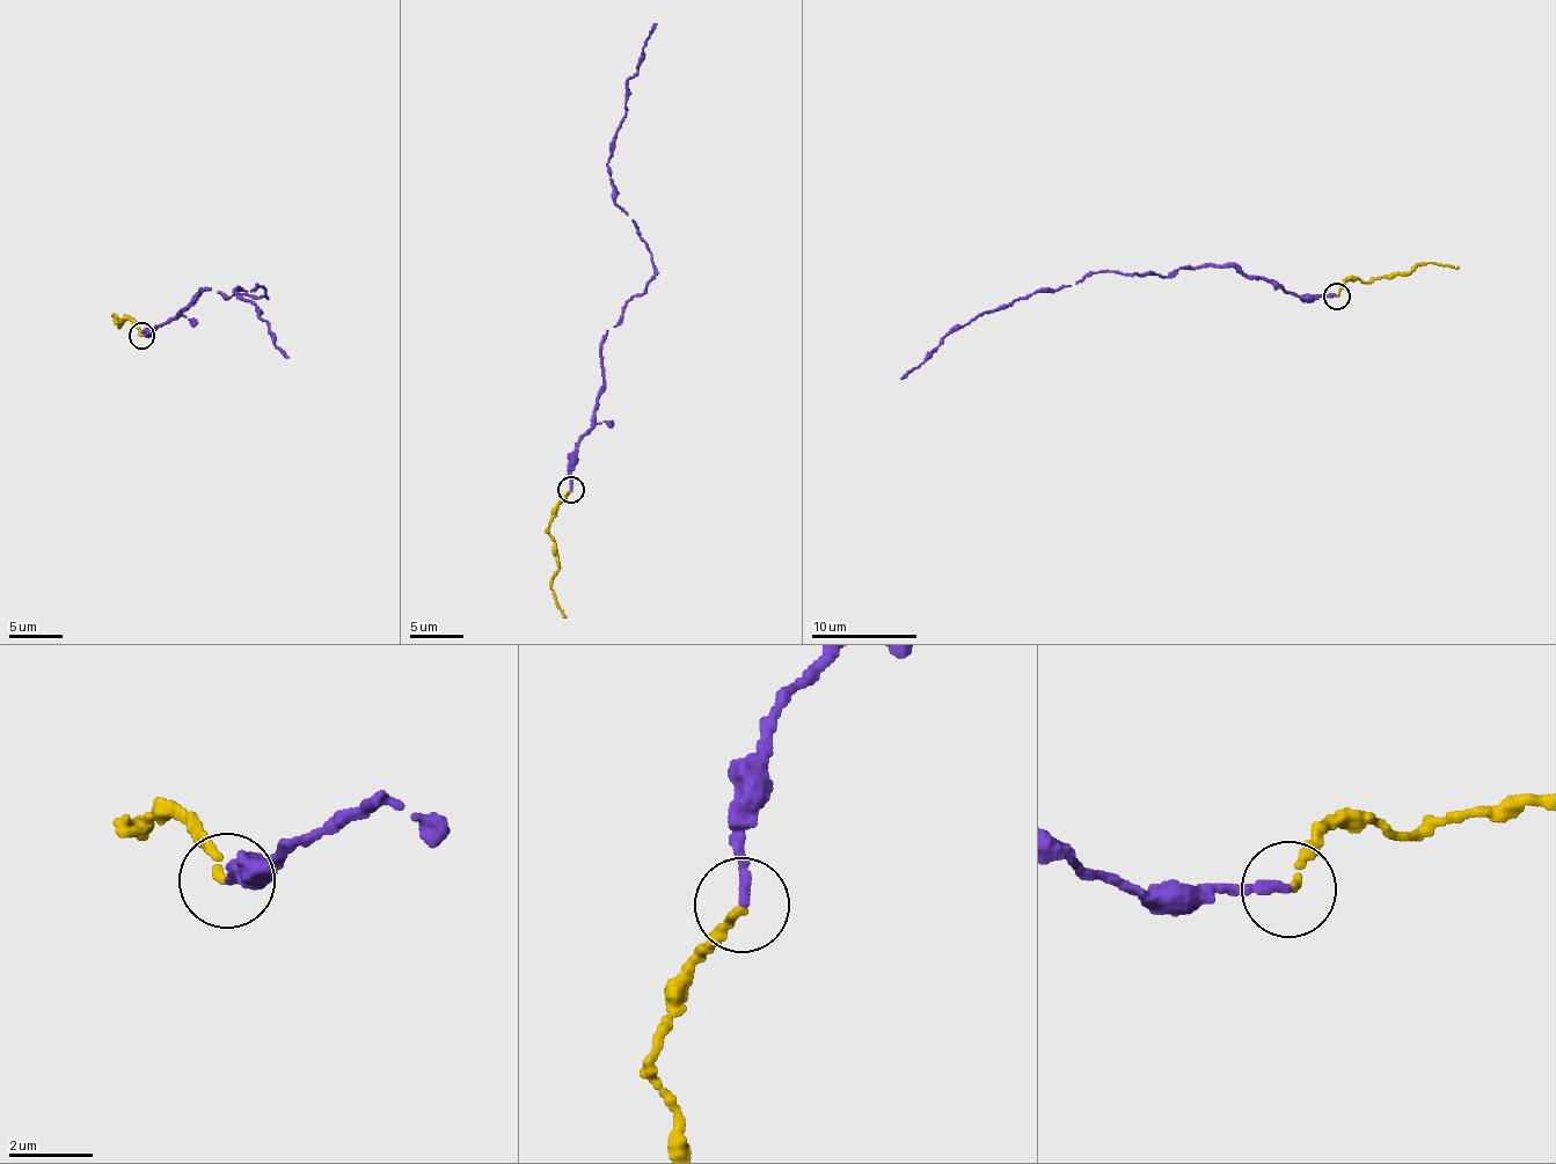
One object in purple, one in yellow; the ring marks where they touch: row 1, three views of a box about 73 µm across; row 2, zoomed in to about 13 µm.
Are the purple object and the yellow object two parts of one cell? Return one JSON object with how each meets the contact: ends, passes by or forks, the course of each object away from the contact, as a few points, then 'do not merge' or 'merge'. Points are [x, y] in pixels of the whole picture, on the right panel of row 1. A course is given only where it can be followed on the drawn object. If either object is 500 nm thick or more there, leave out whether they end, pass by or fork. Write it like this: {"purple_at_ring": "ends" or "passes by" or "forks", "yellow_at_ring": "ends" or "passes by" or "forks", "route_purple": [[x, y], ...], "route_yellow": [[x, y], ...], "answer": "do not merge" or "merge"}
{"purple_at_ring": "ends", "yellow_at_ring": "ends", "route_purple": [[1336, 294], [1300, 298], [1233, 265], [1185, 266], [1161, 277], [1088, 273], [950, 330], [903, 379]], "route_yellow": [[1338, 295], [1348, 279], [1361, 282], [1410, 273], [1427, 262], [1459, 265]], "answer": "merge"}

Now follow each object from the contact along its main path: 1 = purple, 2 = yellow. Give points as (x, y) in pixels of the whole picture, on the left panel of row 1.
1: (143, 334), (205, 287), (228, 298), (265, 297), (257, 285), (232, 288), (256, 306), (289, 358)
2: (141, 335), (130, 319), (118, 321), (121, 323), (115, 314), (119, 326)

